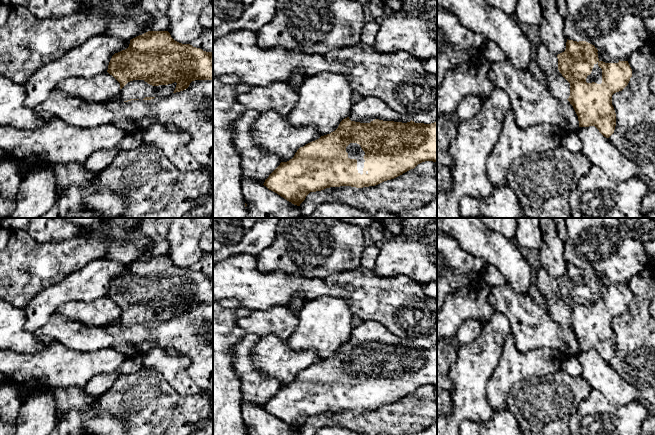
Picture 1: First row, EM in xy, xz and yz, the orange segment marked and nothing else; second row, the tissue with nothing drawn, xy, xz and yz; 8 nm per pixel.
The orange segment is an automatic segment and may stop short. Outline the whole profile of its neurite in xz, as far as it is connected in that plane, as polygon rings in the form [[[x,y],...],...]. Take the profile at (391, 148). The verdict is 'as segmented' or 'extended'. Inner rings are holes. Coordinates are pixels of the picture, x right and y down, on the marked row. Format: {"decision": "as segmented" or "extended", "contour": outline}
{"decision": "extended", "contour": [[[366,97],[353,104],[349,116],[340,122],[335,131],[300,147],[292,159],[281,162],[263,185],[300,206],[310,192],[340,186],[375,186],[394,179],[425,161],[437,162],[437,122],[415,123],[409,115],[395,112],[381,99]]]}

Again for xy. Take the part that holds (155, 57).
{"decision": "extended", "contour": [[[148,31],[130,40],[129,47],[115,53],[108,65],[107,72],[120,83],[120,98],[131,100],[151,100],[163,98],[187,89],[192,81],[213,80],[213,52],[206,52],[190,44],[175,41],[168,31]]]}

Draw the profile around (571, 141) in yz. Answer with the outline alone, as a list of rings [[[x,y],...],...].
[[[577,132],[565,133],[561,140],[561,145],[573,153],[579,153],[582,149],[582,142]]]

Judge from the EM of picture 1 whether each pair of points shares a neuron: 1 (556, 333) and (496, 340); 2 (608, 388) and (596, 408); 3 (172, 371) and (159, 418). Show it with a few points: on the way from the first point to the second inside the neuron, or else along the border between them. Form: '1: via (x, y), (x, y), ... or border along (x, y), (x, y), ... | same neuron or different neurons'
1: border along (495, 312), (500, 312), (506, 318), (510, 331) | different neurons
2: border along (592, 388), (599, 391), (611, 403), (625, 405) | different neurons
3: border along (150, 369), (158, 371), (178, 393), (190, 394) | different neurons

